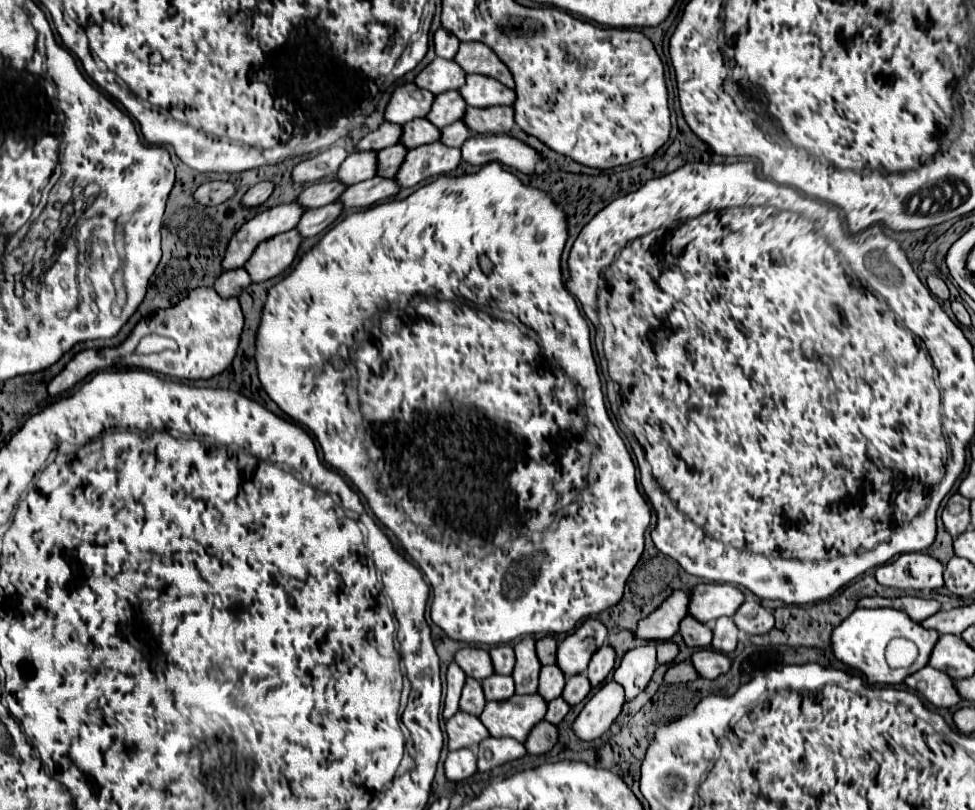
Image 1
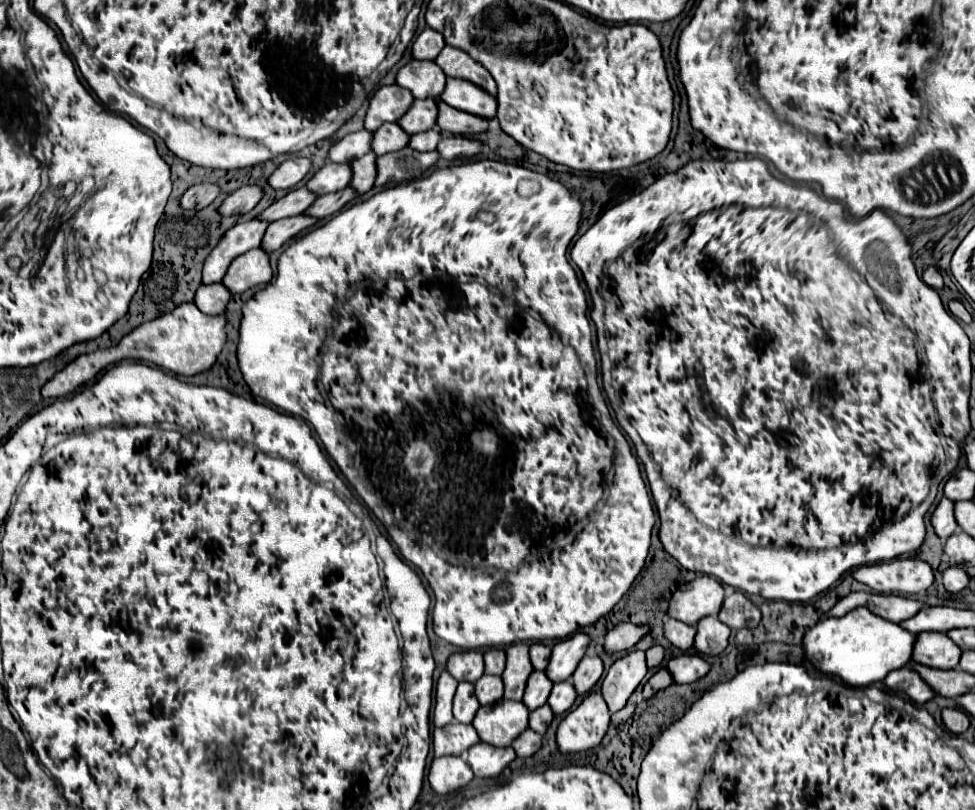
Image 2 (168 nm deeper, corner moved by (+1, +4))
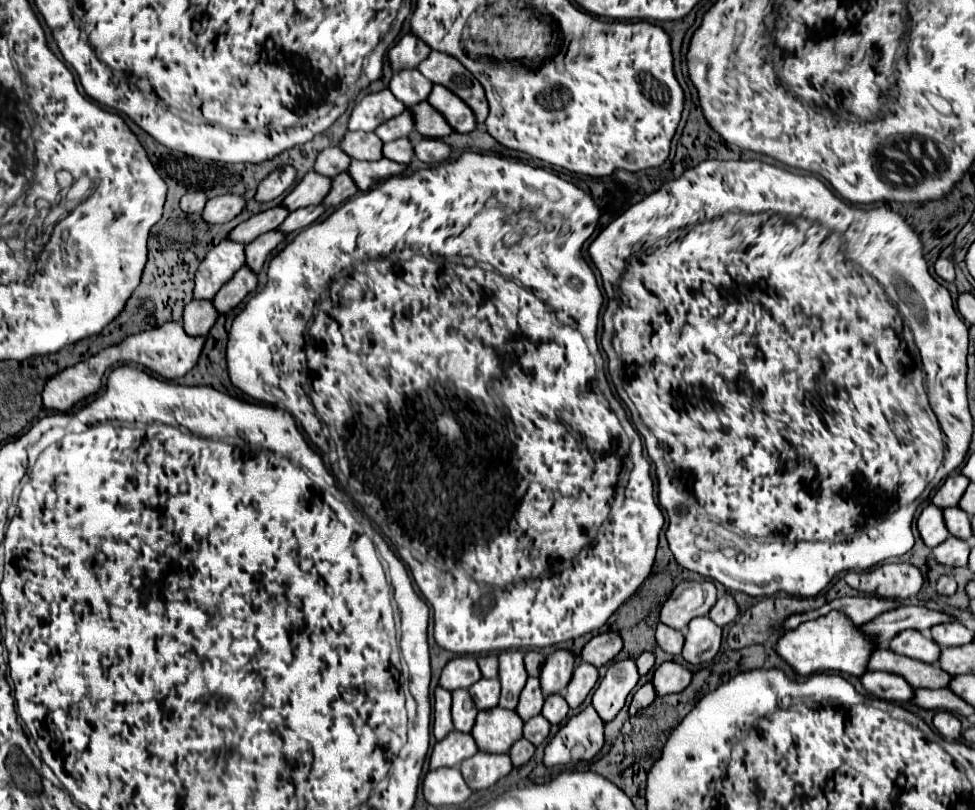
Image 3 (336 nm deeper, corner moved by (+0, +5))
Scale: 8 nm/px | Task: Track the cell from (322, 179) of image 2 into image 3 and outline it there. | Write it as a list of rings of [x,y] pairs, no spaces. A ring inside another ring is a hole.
[[[309,172],[281,202],[281,206],[285,206],[289,212],[299,210],[299,208],[307,208],[307,206],[317,206],[321,204],[321,200],[327,196],[331,188],[331,178]]]

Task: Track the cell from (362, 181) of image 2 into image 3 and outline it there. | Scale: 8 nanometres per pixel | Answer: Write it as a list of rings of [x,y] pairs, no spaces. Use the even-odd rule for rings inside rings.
[[[347,172],[339,174],[337,178],[331,180],[331,190],[329,194],[323,198],[323,206],[329,206],[329,208],[335,208],[339,204],[343,204],[343,200],[355,196],[359,190],[355,186],[355,182],[349,178]]]

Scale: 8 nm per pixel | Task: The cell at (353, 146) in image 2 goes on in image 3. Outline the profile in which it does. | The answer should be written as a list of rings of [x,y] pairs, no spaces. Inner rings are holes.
[[[331,146],[331,148],[325,148],[317,156],[313,170],[317,174],[321,174],[321,176],[335,178],[337,174],[341,174],[341,172],[345,172],[349,168],[349,162],[351,162],[351,158],[345,156],[345,152],[341,152],[337,146]]]

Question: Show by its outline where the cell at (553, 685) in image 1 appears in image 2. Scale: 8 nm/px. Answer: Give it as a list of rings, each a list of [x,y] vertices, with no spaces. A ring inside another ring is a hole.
[[[534,671],[528,679],[528,685],[526,685],[526,693],[524,693],[524,703],[530,711],[542,707],[546,701],[548,701],[548,695],[552,691],[552,681],[548,679],[546,671]]]

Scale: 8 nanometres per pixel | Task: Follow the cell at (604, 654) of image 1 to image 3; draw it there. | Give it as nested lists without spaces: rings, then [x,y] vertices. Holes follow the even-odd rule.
[[[581,662],[575,672],[573,672],[573,678],[565,690],[565,700],[569,704],[569,708],[577,708],[585,698],[587,694],[591,692],[591,688],[595,686],[599,674],[597,674],[597,668],[587,664],[587,662]]]

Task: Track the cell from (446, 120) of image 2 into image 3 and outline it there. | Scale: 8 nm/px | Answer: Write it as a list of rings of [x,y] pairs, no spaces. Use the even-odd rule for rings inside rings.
[[[419,102],[417,106],[409,108],[409,112],[413,114],[415,130],[425,138],[445,138],[453,132],[445,118],[433,106],[429,106],[429,102]]]

